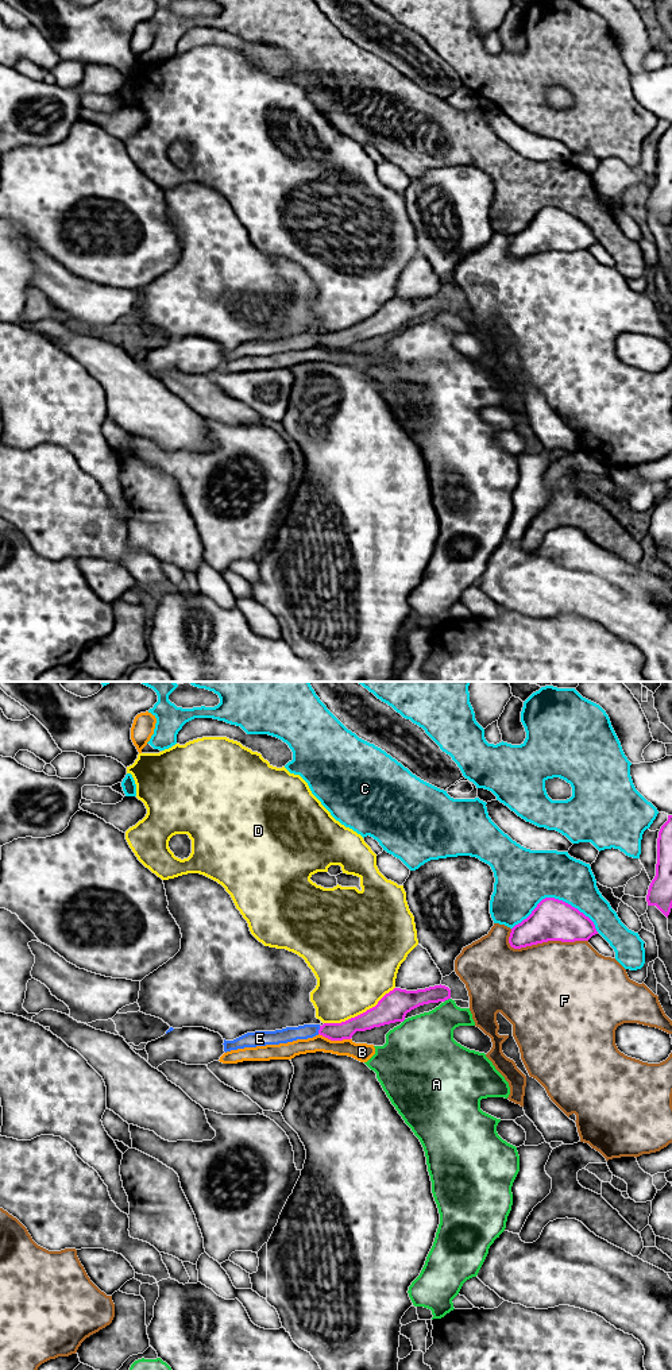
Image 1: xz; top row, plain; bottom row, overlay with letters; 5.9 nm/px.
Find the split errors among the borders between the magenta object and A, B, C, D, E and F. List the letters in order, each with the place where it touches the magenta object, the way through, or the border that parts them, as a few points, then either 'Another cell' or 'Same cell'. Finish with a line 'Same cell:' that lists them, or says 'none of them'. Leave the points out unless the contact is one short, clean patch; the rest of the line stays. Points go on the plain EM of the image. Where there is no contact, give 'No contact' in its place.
A: Touches magenta at xz (447, 308). Another cell
B: Touches magenta at xz (335, 348). Another cell
C: Touches magenta at xz (556, 208). Another cell
D: Touches magenta at xz (360, 323). Another cell
E: Touches magenta at xz (319, 339). Path across: xz (335, 340), (319, 339), (289, 343). Same cell
F: Touches magenta at xz (545, 250). Another cell
Same cell: E

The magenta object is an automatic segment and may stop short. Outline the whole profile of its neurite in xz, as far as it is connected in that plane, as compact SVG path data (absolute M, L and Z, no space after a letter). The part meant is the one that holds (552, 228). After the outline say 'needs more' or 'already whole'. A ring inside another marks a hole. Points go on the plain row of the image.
M545 207L532 223L511 238L509 252L521 258L548 250L588 250L598 243L594 231L571 213Z; already whole

